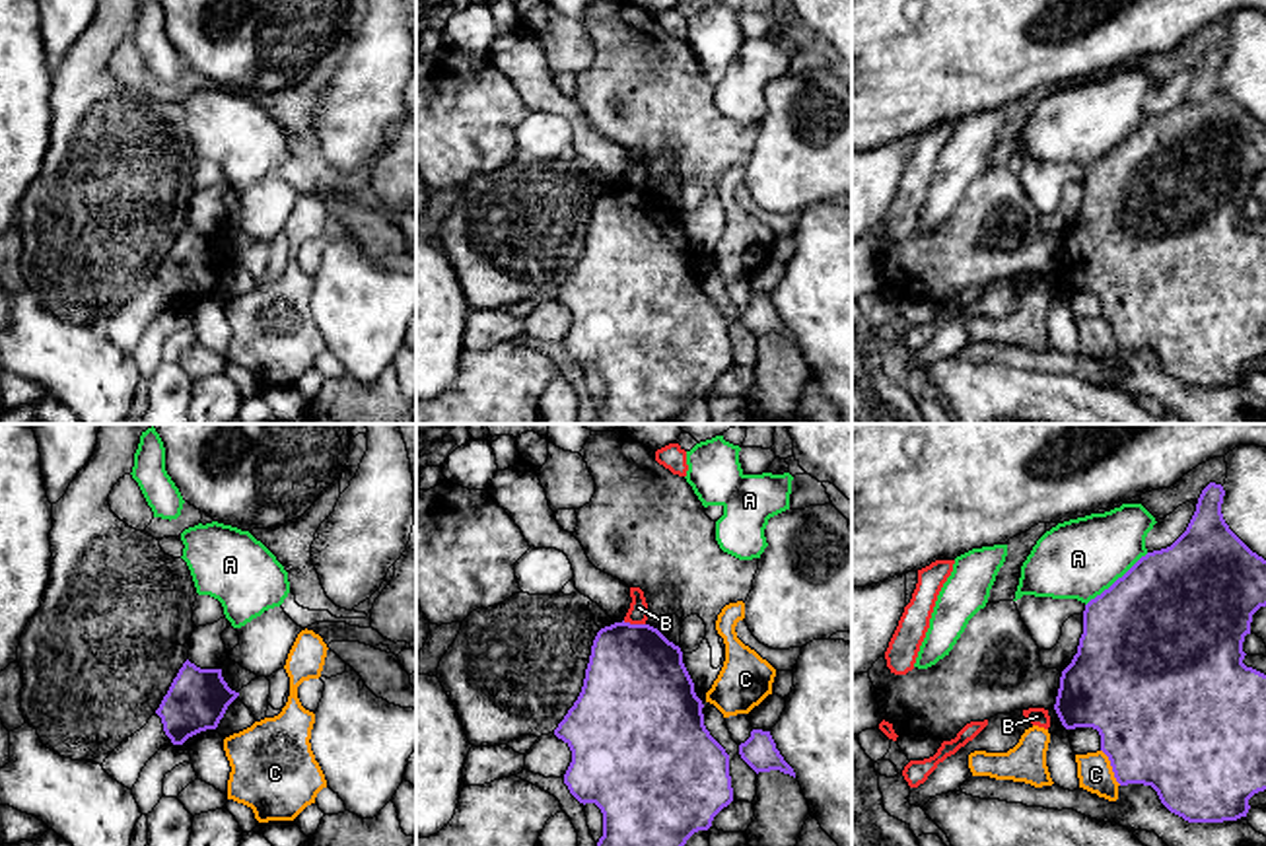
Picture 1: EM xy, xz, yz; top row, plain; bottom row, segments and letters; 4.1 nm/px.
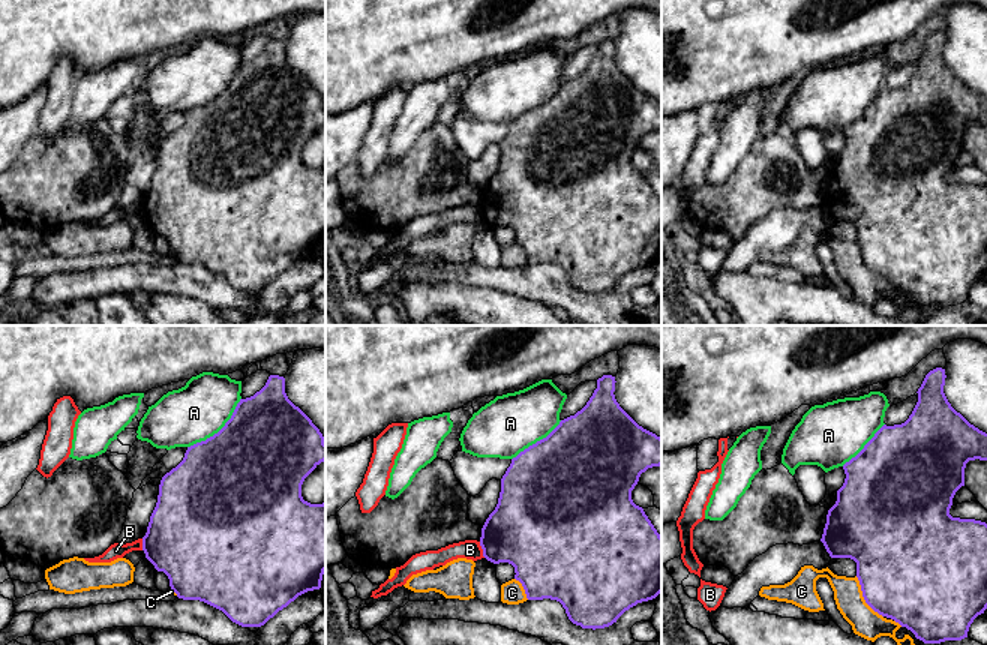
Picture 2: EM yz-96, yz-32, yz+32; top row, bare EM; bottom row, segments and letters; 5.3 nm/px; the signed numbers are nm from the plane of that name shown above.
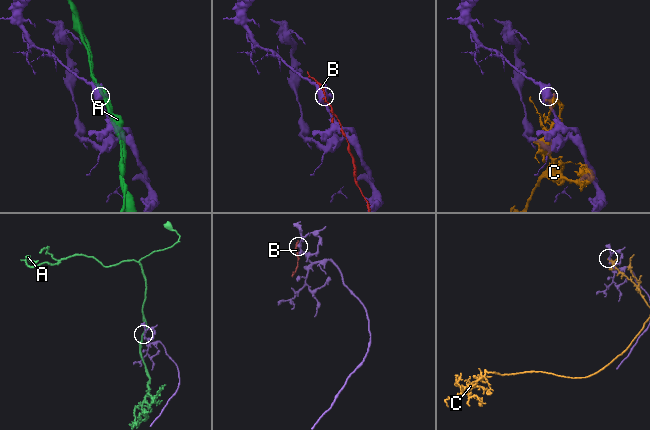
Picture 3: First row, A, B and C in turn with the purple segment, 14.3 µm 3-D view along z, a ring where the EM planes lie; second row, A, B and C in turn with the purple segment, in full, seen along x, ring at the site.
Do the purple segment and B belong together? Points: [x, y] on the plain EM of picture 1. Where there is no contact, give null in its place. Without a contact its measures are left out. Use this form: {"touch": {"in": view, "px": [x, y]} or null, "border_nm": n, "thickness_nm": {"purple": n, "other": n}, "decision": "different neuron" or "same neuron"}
{"touch": {"in": "xz", "px": [634, 189]}, "border_nm": 100, "thickness_nm": {"purple": 420, "other": 80}, "decision": "different neuron"}

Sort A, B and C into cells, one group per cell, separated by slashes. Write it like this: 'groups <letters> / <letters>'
groups A / B / C

